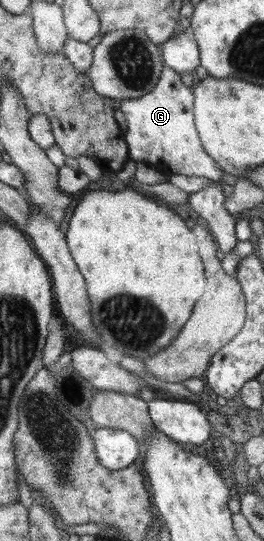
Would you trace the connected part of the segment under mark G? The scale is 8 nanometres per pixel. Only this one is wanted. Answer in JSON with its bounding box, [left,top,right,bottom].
[121,65,223,182]

